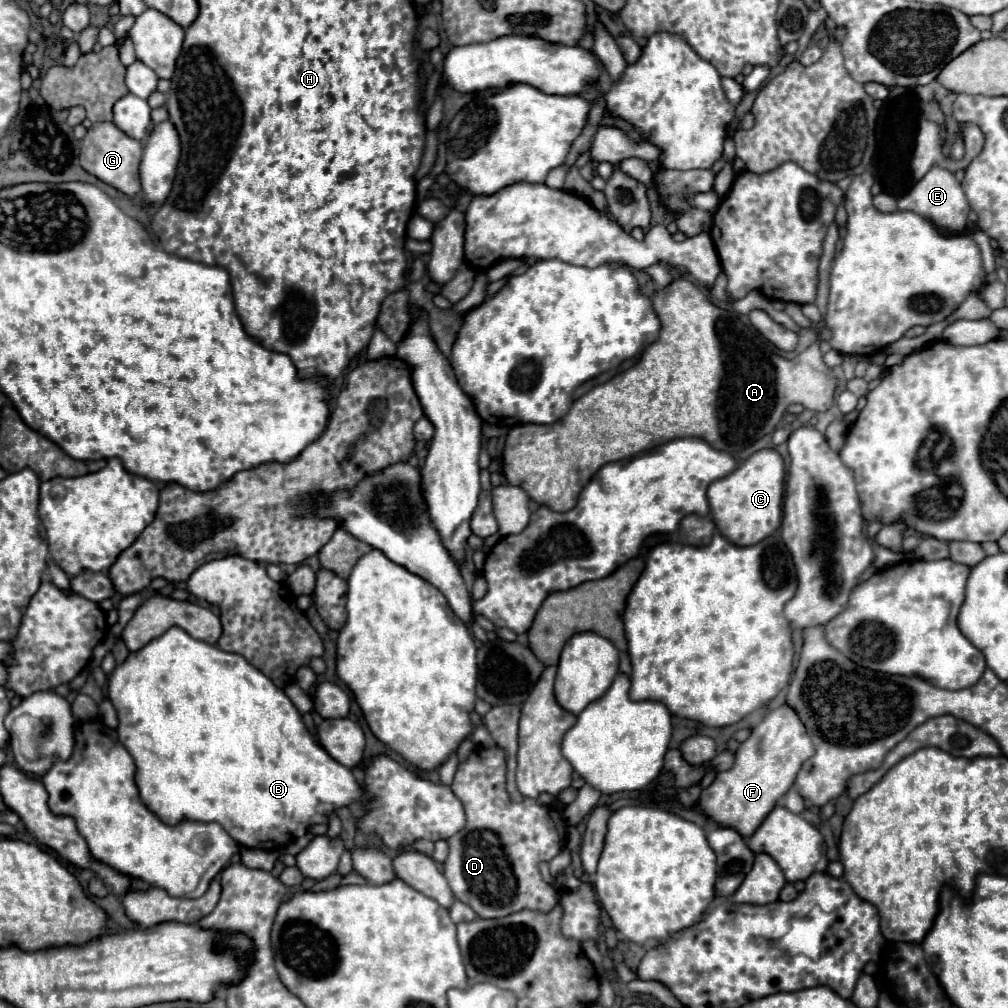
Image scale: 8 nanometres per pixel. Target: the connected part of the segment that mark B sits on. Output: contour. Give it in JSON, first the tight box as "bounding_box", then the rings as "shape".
{"bounding_box":[108,628,362,850],"shape":[[[170,628],[162,636],[148,642],[142,650],[132,652],[124,664],[116,666],[114,672],[110,674],[110,680],[108,680],[108,696],[118,712],[120,742],[128,748],[130,756],[134,758],[134,764],[136,764],[136,784],[140,790],[140,798],[168,826],[180,824],[182,820],[218,822],[238,844],[242,844],[246,848],[278,850],[278,848],[302,838],[310,826],[326,824],[328,814],[332,814],[334,810],[338,810],[342,806],[352,804],[354,800],[358,800],[362,796],[362,790],[360,790],[358,782],[354,780],[352,772],[348,768],[344,768],[342,764],[338,764],[336,760],[332,760],[328,756],[328,752],[320,744],[316,744],[316,740],[312,738],[312,734],[304,726],[300,712],[296,710],[292,700],[284,694],[284,690],[280,690],[266,674],[262,674],[258,668],[254,668],[244,656],[234,654],[234,652],[224,652],[212,644],[204,644],[204,642],[188,636],[188,632],[184,632],[182,628]]]}

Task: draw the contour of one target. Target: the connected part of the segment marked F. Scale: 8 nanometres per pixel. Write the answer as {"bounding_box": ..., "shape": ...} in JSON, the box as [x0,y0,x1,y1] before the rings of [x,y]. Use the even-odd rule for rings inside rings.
{"bounding_box":[698,704,812,838],"shape":[[[782,704],[770,710],[764,720],[752,728],[750,738],[742,742],[736,752],[734,766],[716,776],[712,786],[702,792],[698,806],[716,824],[732,824],[732,828],[744,832],[744,838],[748,838],[762,824],[764,816],[778,804],[778,800],[790,790],[800,764],[812,758],[812,752],[812,740],[798,712],[790,704]]]}

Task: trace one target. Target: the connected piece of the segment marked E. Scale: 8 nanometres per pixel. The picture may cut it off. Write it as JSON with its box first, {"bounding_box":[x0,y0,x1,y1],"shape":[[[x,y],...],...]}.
{"bounding_box":[898,168,970,234],"shape":[[[932,168],[920,182],[916,182],[916,186],[906,196],[898,200],[898,208],[924,216],[944,234],[962,234],[966,230],[968,212],[970,212],[970,206],[960,182],[954,178],[952,172],[944,168]]]}

